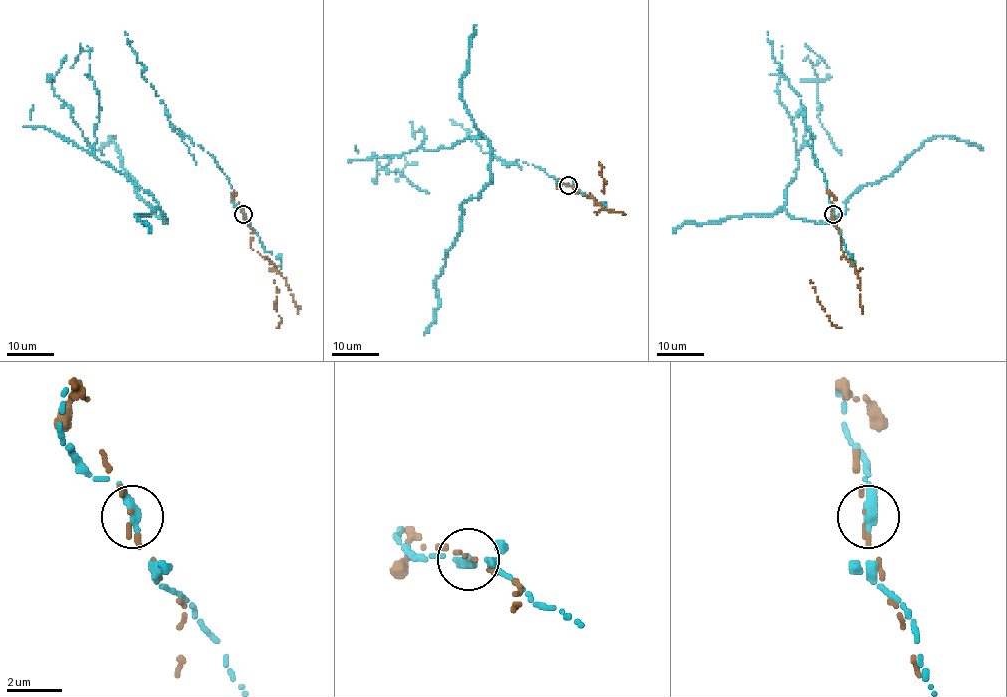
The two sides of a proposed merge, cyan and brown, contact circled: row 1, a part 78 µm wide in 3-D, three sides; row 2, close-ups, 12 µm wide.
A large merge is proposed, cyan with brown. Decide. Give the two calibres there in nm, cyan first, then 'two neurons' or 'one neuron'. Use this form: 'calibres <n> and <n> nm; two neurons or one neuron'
calibres 420 and 170 nm; two neurons

